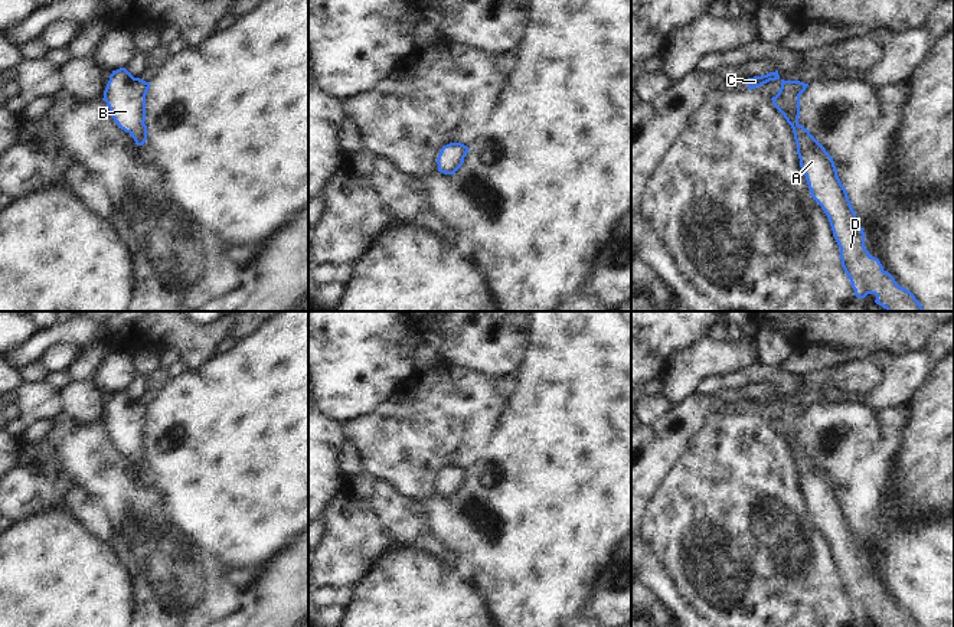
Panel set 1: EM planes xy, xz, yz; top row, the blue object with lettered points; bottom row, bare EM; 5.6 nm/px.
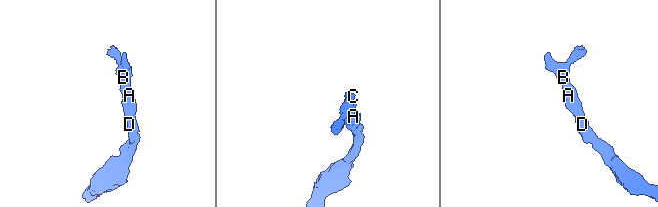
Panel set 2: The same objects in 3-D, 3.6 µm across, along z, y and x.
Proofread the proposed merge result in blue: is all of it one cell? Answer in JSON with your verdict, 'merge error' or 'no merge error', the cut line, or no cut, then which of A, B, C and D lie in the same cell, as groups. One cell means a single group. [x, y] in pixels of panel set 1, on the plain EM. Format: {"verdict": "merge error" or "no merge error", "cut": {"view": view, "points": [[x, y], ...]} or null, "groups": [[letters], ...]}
{"verdict": "no merge error", "cut": null, "groups": [["A", "B", "C", "D"]]}

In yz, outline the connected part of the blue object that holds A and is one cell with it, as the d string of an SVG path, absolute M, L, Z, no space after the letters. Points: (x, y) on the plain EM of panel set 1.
M775 393L748 401L748 412L775 402L781 404L781 411L771 421L772 427L793 451L800 490L806 499L811 520L829 541L834 562L840 571L842 590L852 605L855 618L865 621L868 617L875 617L876 627L919 627L915 618L899 610L895 601L883 592L881 584L865 571L863 551L857 548L856 536L837 499L833 480L807 451L798 447L800 418L808 406L784 404Z

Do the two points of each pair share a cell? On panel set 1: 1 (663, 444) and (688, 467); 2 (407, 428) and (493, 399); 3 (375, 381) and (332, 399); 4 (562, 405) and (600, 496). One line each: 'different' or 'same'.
1: different
2: same
3: same
4: same

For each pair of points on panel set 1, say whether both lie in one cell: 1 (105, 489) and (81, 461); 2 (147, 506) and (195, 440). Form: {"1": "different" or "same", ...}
{"1": "same", "2": "different"}

